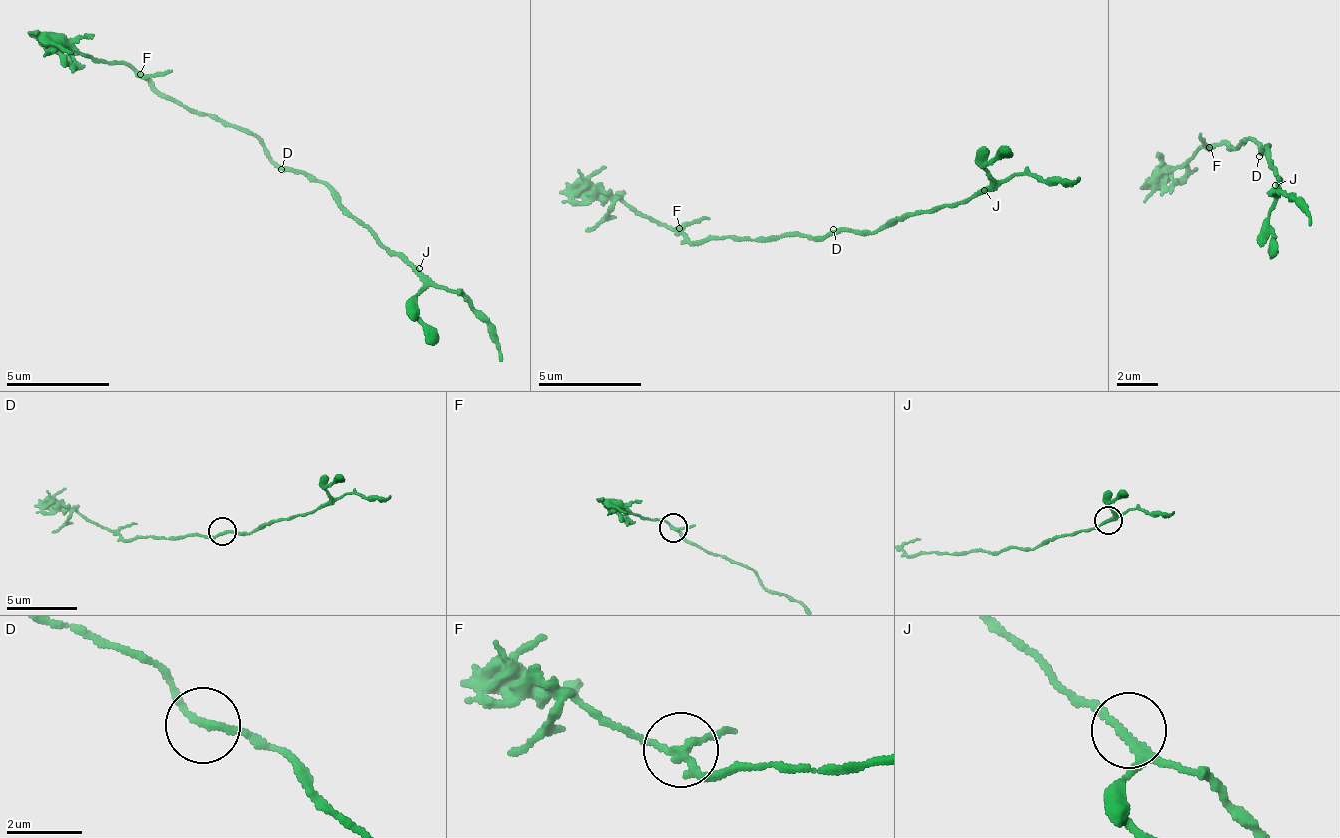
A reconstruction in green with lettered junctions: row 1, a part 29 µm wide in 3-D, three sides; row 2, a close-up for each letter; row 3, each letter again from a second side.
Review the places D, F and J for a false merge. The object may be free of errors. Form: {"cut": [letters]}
{"cut": ["F"]}

